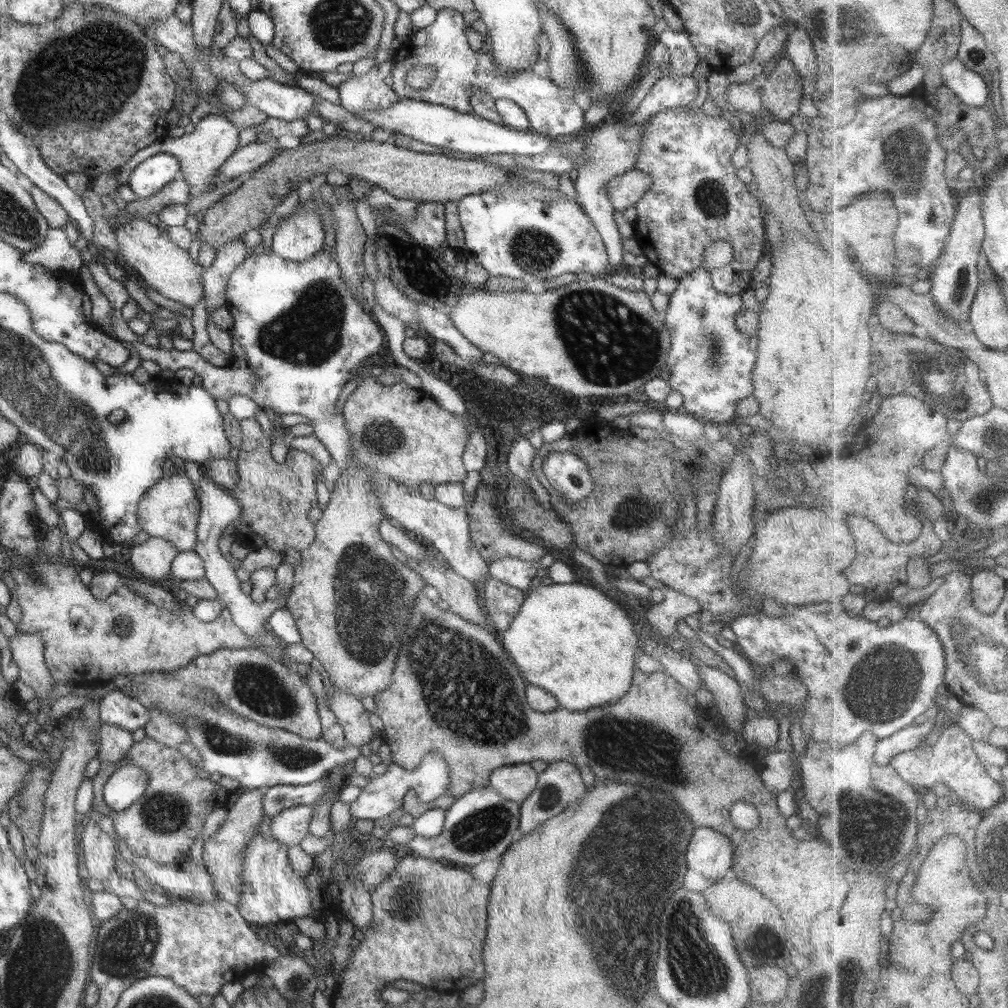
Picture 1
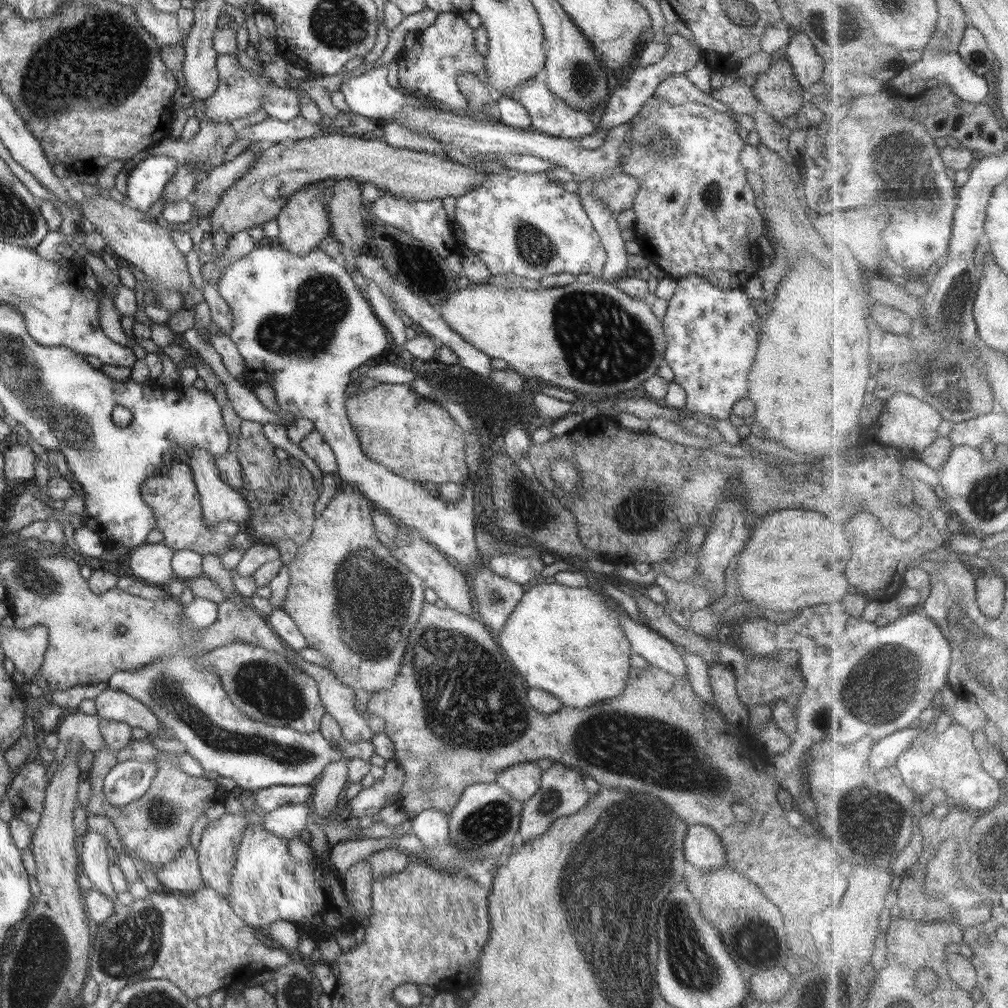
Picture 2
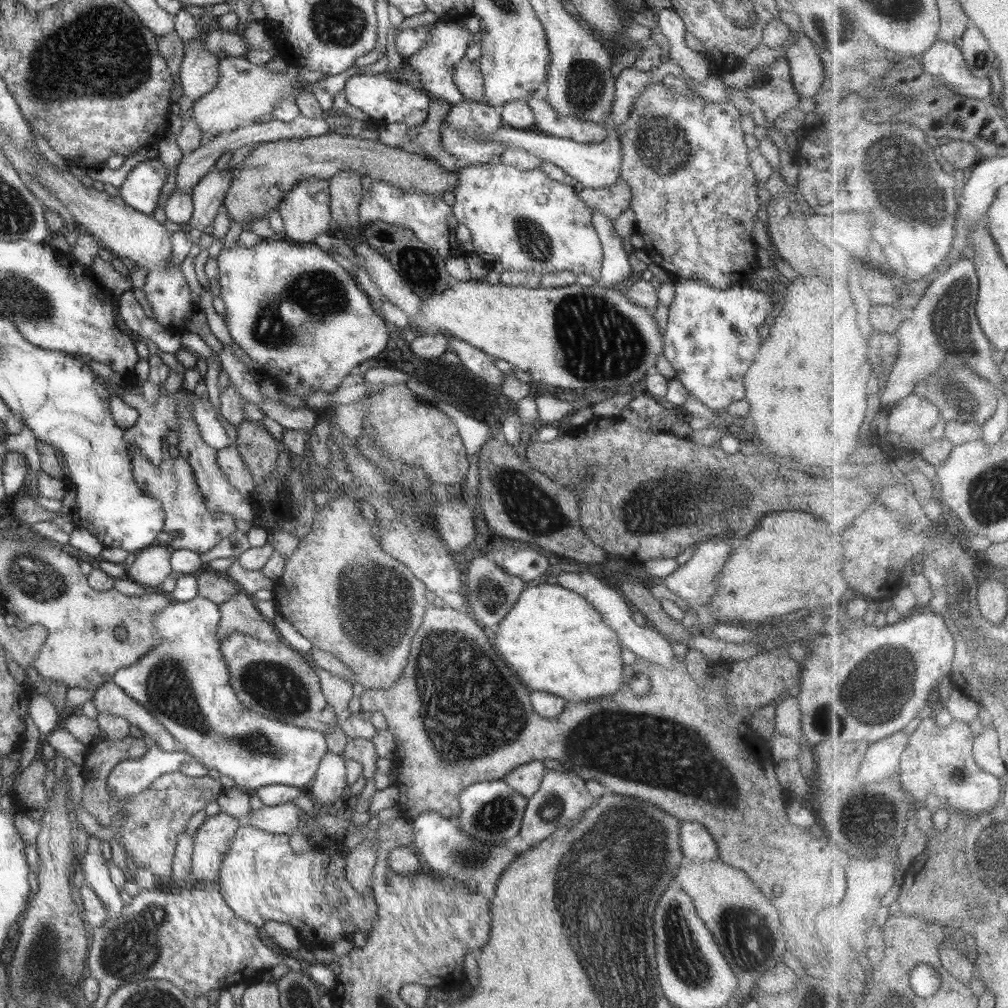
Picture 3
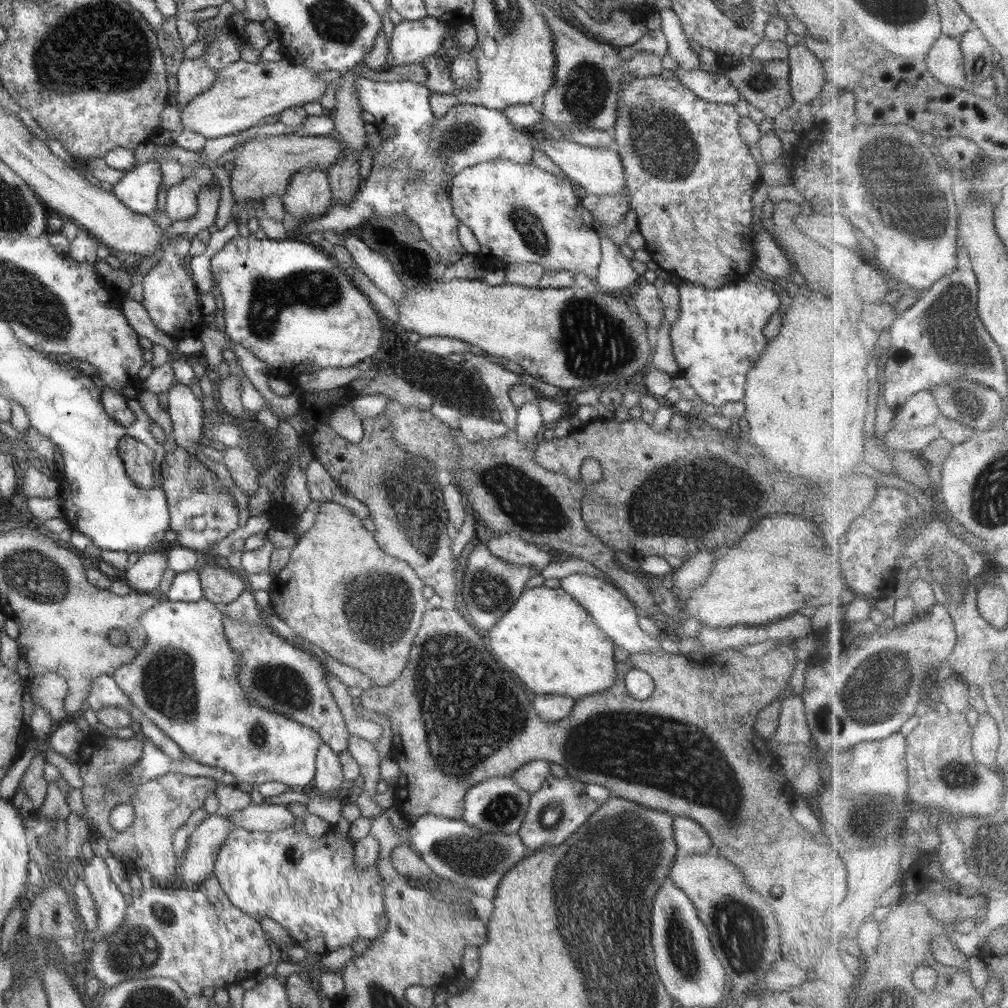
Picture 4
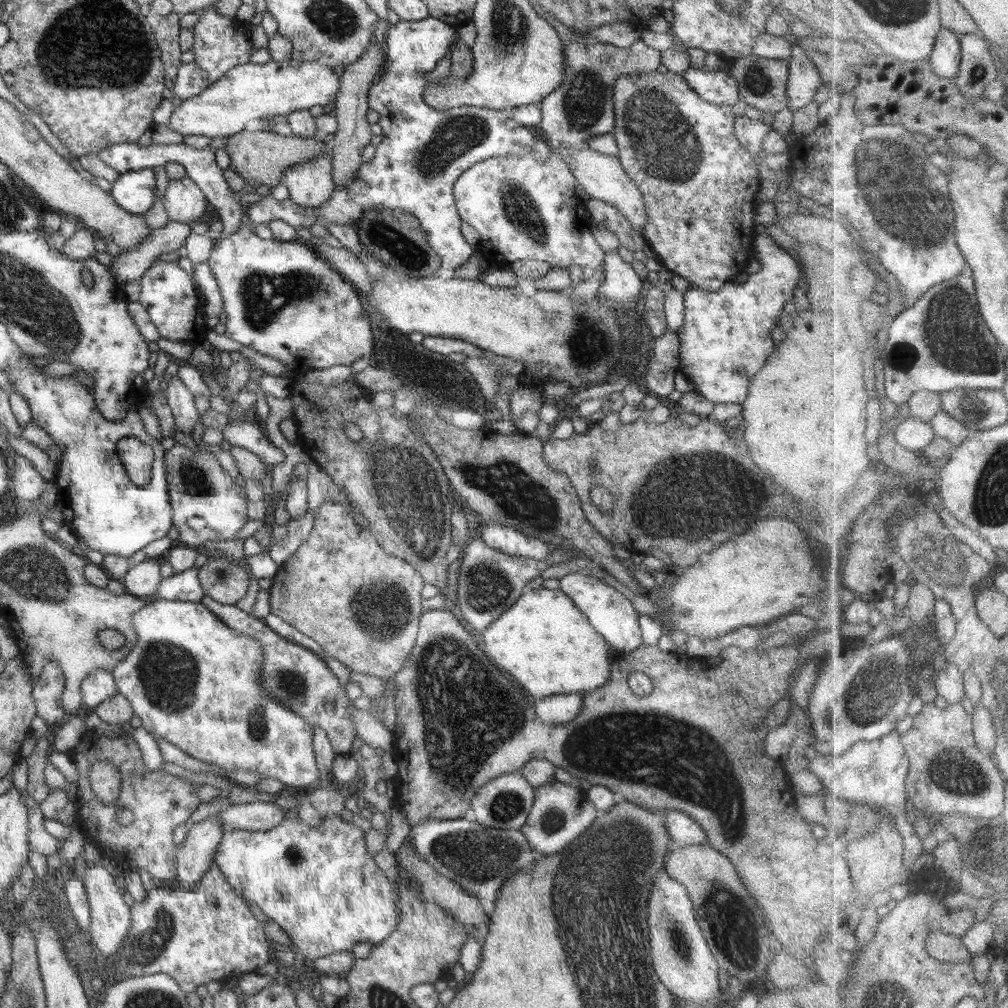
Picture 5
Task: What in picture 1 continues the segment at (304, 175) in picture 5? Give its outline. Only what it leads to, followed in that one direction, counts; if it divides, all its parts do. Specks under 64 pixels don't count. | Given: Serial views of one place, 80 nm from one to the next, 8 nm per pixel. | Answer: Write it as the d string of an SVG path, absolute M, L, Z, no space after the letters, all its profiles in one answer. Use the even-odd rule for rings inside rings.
M315 212L291 214L275 228L271 250L291 262L305 262L323 250L324 228Z

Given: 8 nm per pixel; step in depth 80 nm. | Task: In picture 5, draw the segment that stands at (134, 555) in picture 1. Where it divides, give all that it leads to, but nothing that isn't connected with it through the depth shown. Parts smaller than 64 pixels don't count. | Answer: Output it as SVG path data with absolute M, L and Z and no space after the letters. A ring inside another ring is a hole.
M145 558L140 562L132 562L126 575L121 579L126 587L126 593L134 596L146 597L156 594L160 581L160 565L163 560L159 558Z

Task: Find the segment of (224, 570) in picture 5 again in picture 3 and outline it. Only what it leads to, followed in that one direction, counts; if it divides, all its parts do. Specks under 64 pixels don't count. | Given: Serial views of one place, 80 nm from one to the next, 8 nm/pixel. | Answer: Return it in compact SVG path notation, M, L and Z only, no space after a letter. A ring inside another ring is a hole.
M203 568L196 574L198 594L216 604L226 603L238 592L240 586L227 574Z

